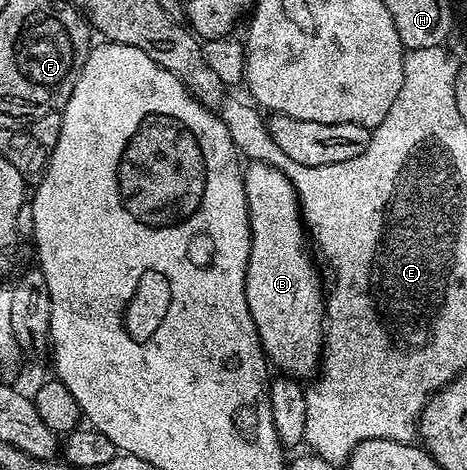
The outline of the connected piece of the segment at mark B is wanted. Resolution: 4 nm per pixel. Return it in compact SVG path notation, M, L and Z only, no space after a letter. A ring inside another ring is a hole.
M252 161L244 171L244 188L248 202L248 216L252 230L250 257L246 269L246 305L254 325L258 329L260 344L268 362L277 372L285 376L307 380L306 377L317 374L322 358L322 328L324 326L325 292L320 292L320 279L316 276L316 267L312 264L312 255L308 252L310 239L306 234L306 224L300 210L300 199L292 188L292 183L284 176L283 171L269 163Z

